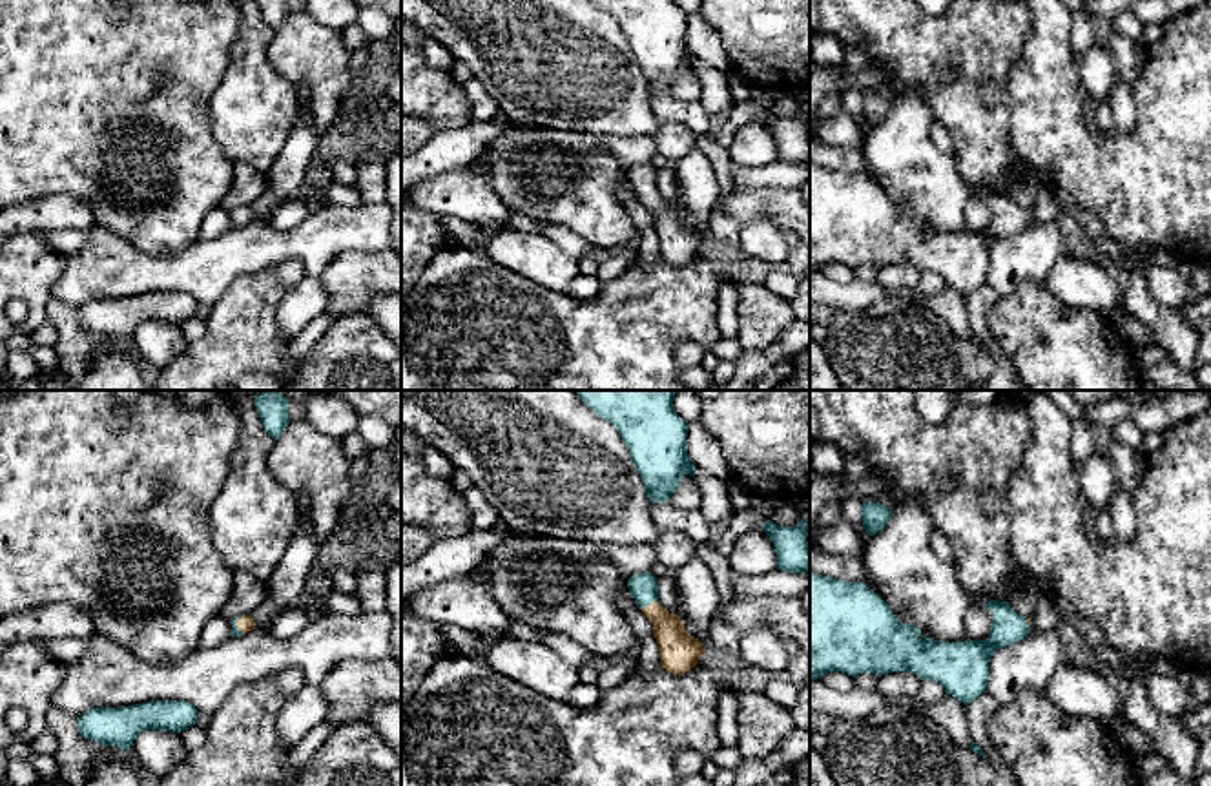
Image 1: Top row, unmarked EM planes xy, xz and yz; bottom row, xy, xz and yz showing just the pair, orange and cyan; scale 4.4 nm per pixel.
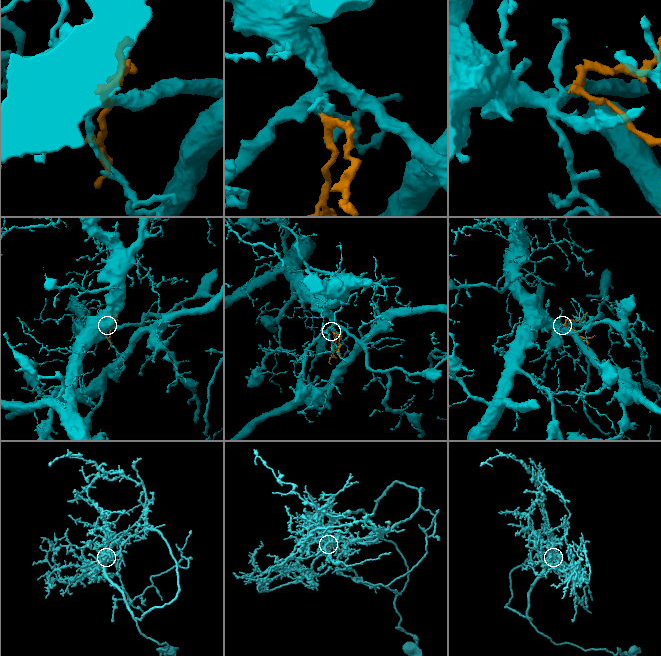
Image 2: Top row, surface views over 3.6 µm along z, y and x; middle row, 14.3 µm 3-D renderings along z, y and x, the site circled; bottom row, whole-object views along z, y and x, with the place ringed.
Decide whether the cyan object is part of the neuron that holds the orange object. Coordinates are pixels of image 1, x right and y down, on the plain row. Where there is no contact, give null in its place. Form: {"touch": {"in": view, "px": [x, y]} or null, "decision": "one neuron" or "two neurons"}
{"touch": {"in": "xz", "px": [650, 196]}, "decision": "one neuron"}

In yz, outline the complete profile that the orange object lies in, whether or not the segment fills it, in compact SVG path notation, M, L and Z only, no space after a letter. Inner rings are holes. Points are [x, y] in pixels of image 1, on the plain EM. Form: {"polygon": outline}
{"polygon": "M810 162L810 272L828 263L908 263L939 274L967 297L987 283L994 243L1021 232L1032 217L1009 193L988 191L985 199L994 204L987 232L941 233L903 215L868 175Z"}

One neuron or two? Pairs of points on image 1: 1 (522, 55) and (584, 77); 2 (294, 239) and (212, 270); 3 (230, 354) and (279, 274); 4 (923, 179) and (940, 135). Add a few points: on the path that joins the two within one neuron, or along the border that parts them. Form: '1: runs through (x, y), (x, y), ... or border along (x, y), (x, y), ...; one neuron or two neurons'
1: runs through (537, 55), (548, 55), (569, 66); one neuron
2: runs through (274, 245), (256, 245), (232, 256); one neuron
3: runs through (241, 334), (250, 305), (261, 294); one neuron
4: border along (934, 123), (931, 141), (952, 157); two neurons

